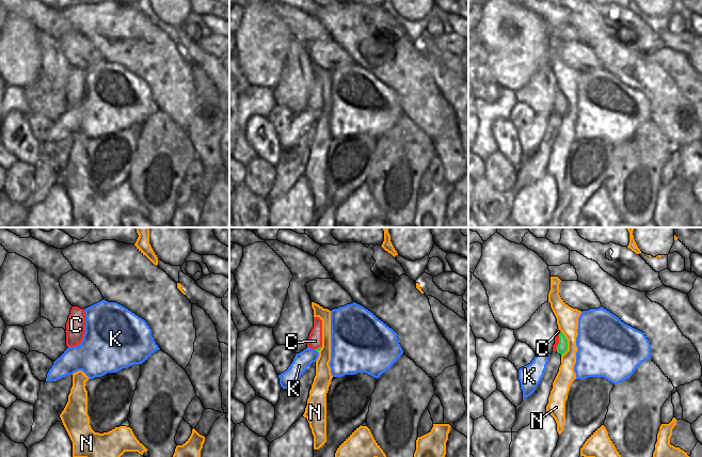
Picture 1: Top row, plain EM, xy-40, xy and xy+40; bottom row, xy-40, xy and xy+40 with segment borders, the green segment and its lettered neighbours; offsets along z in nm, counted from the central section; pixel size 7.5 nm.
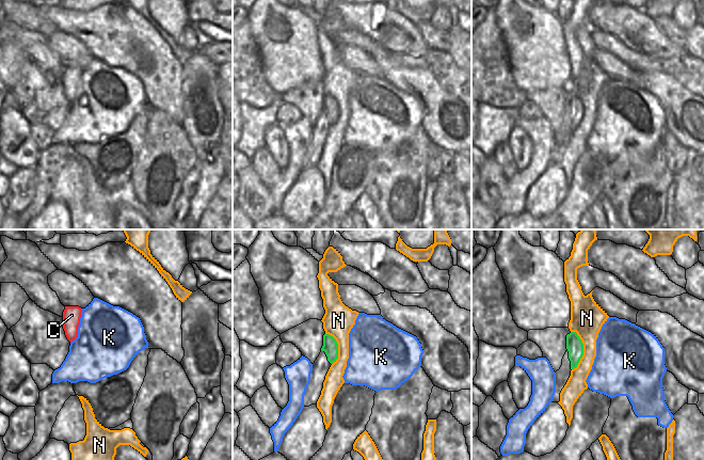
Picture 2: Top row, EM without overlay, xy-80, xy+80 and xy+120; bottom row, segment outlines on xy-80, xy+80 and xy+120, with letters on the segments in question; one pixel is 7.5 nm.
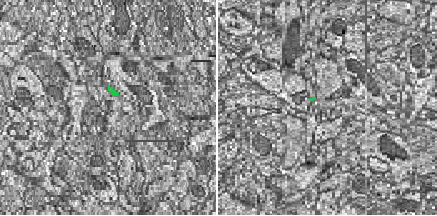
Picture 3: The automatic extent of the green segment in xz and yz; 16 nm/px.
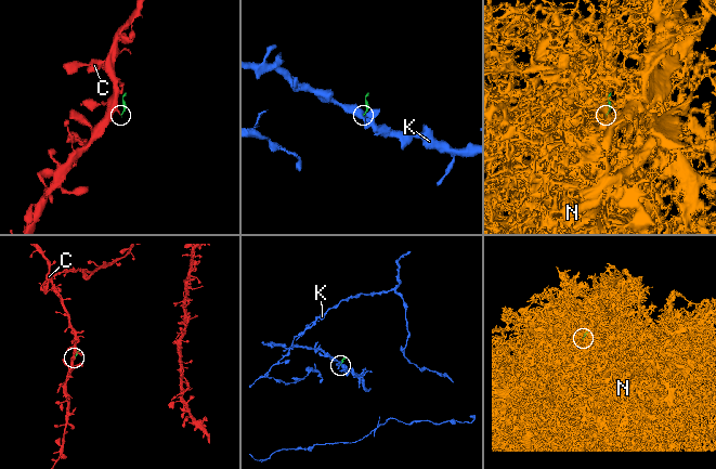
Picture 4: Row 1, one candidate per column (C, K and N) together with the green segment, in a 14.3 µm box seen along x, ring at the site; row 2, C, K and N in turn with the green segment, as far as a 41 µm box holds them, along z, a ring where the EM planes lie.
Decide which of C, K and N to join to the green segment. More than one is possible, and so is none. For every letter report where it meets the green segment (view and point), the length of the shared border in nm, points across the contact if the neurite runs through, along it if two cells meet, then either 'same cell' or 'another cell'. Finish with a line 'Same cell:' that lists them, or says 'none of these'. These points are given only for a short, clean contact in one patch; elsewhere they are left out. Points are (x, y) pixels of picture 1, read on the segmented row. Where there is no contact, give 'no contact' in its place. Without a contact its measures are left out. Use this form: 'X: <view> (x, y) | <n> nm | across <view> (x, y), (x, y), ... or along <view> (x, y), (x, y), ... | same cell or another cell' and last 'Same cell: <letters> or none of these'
C: xy+40 (559, 341) | 160 nm | along xy+40 (560, 331), (556, 350) | another cell
K: xy (316, 350) | 30 nm | along xy (315, 349), (317, 351) | another cell
N: xy+40 (567, 344) | 190 nm | another cell
Same cell: none of these

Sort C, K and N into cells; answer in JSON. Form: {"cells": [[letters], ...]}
{"cells": [["C"], ["K"], ["N"]]}

